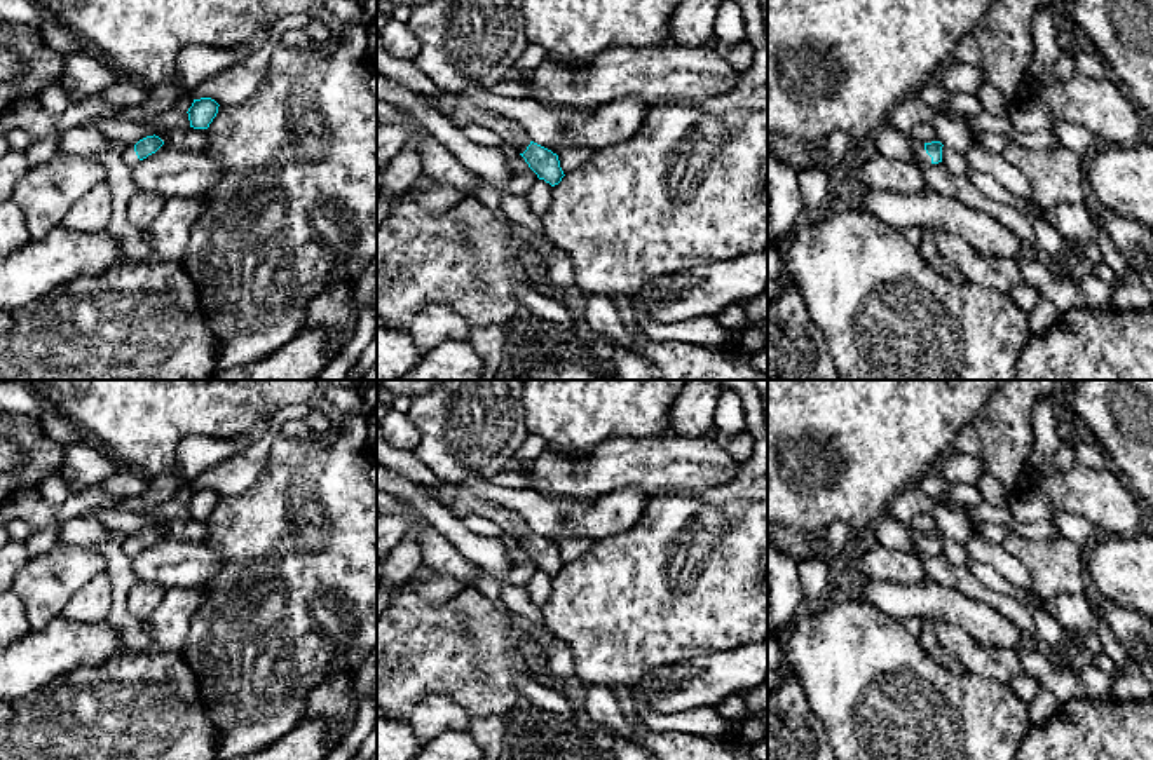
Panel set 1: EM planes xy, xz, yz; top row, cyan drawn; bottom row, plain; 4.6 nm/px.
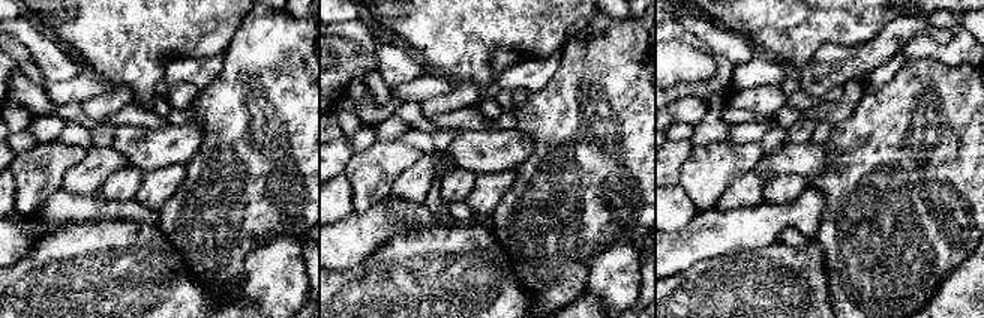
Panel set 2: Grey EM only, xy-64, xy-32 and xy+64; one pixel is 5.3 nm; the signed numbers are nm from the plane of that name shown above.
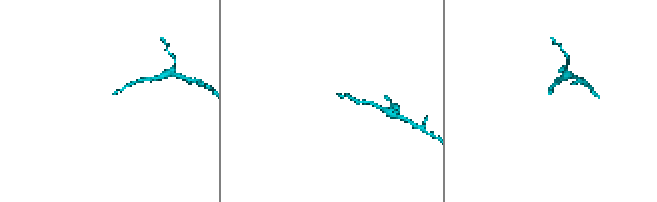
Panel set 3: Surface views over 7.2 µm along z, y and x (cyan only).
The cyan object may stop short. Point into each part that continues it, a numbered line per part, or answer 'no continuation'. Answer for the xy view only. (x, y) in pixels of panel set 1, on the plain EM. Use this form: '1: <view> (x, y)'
1: xy (129, 546)

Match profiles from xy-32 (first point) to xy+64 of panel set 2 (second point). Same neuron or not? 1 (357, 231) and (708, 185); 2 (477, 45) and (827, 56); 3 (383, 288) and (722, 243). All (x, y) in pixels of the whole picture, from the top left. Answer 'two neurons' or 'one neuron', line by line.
1: two neurons
2: two neurons
3: two neurons

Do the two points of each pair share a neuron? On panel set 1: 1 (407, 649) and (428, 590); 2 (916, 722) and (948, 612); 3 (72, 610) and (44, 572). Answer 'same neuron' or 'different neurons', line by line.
1: different neurons
2: different neurons
3: different neurons

